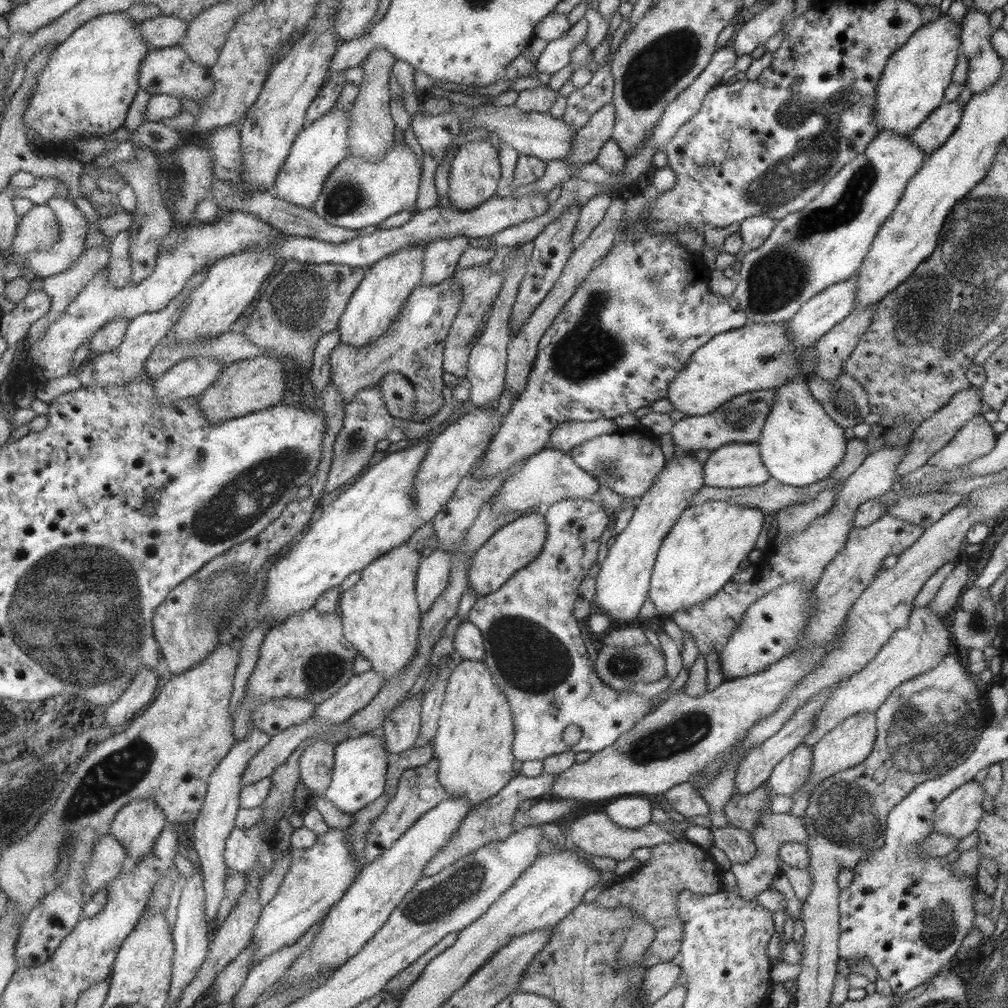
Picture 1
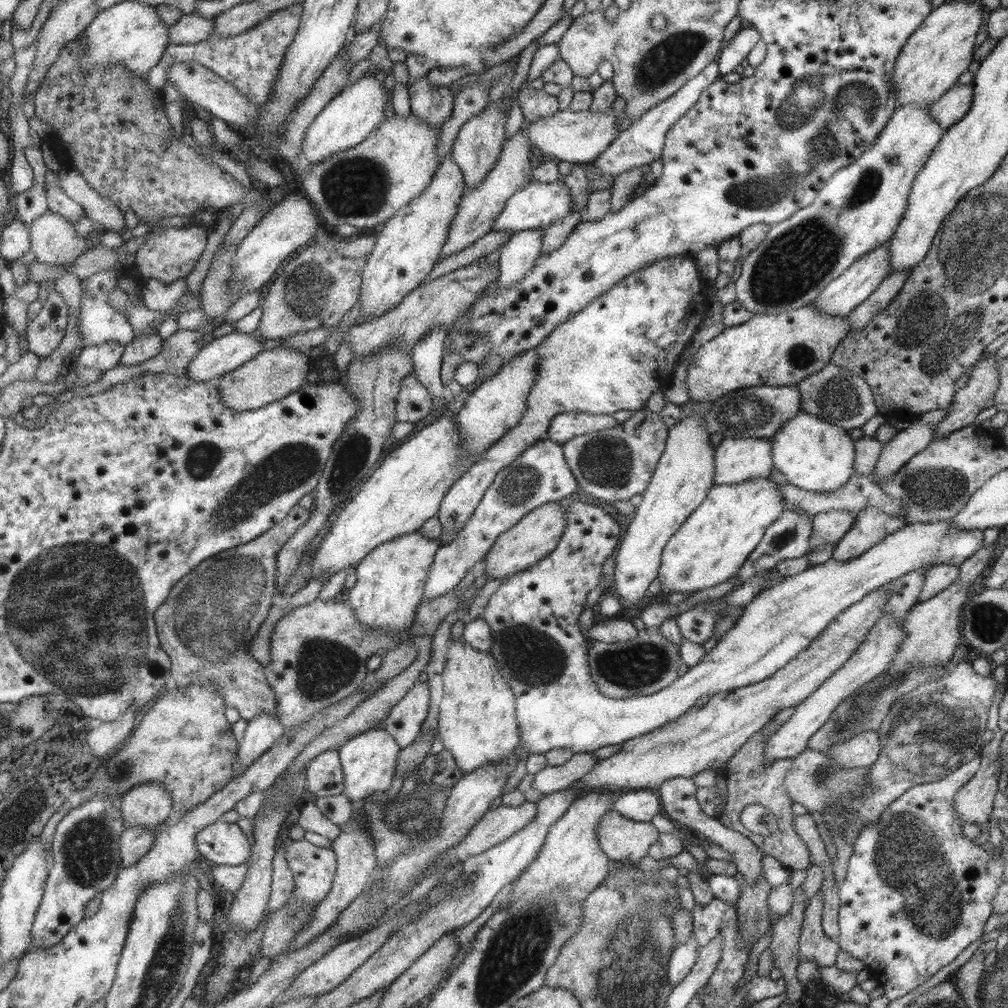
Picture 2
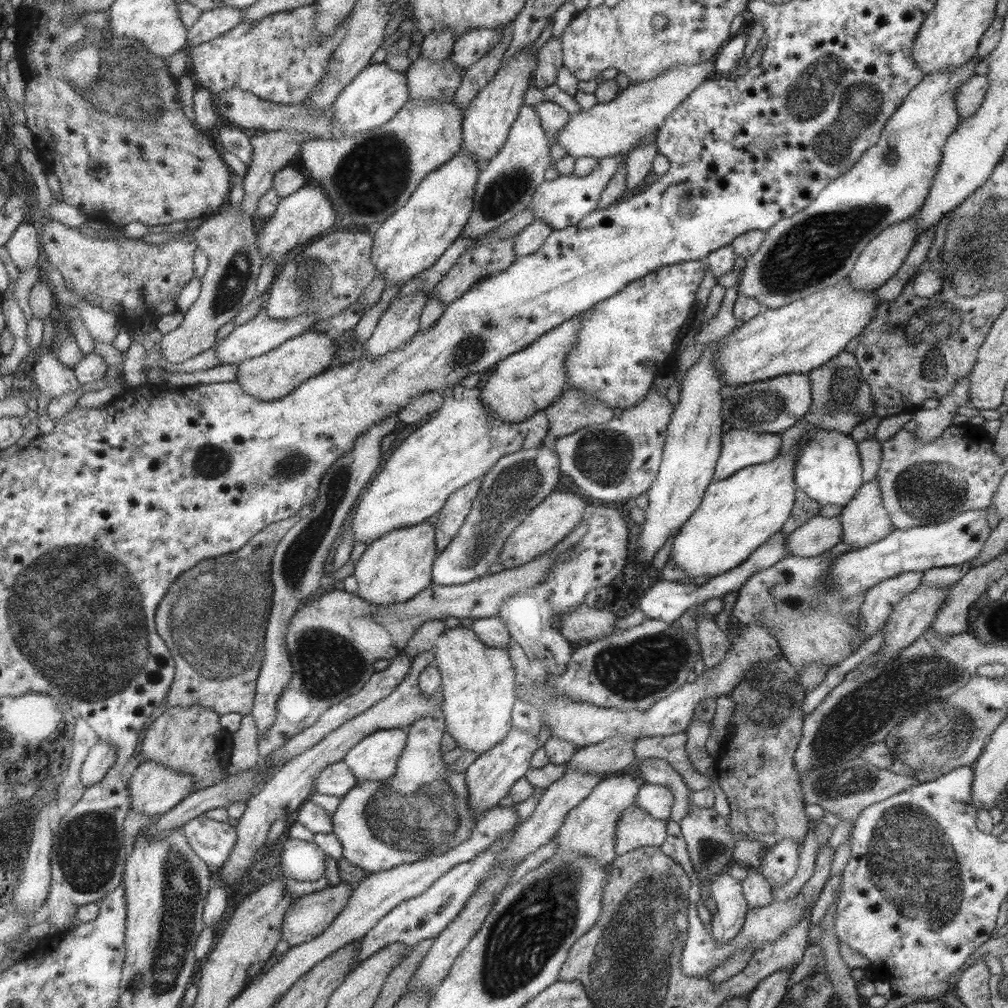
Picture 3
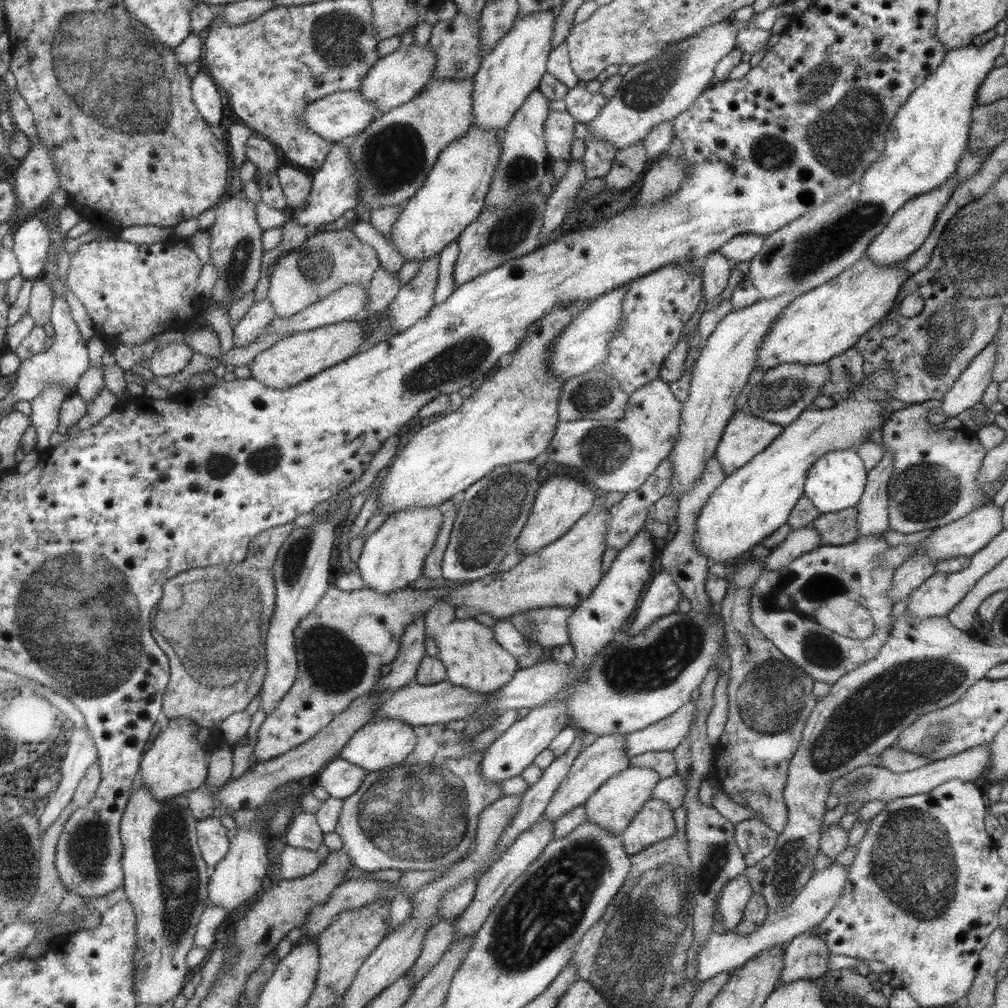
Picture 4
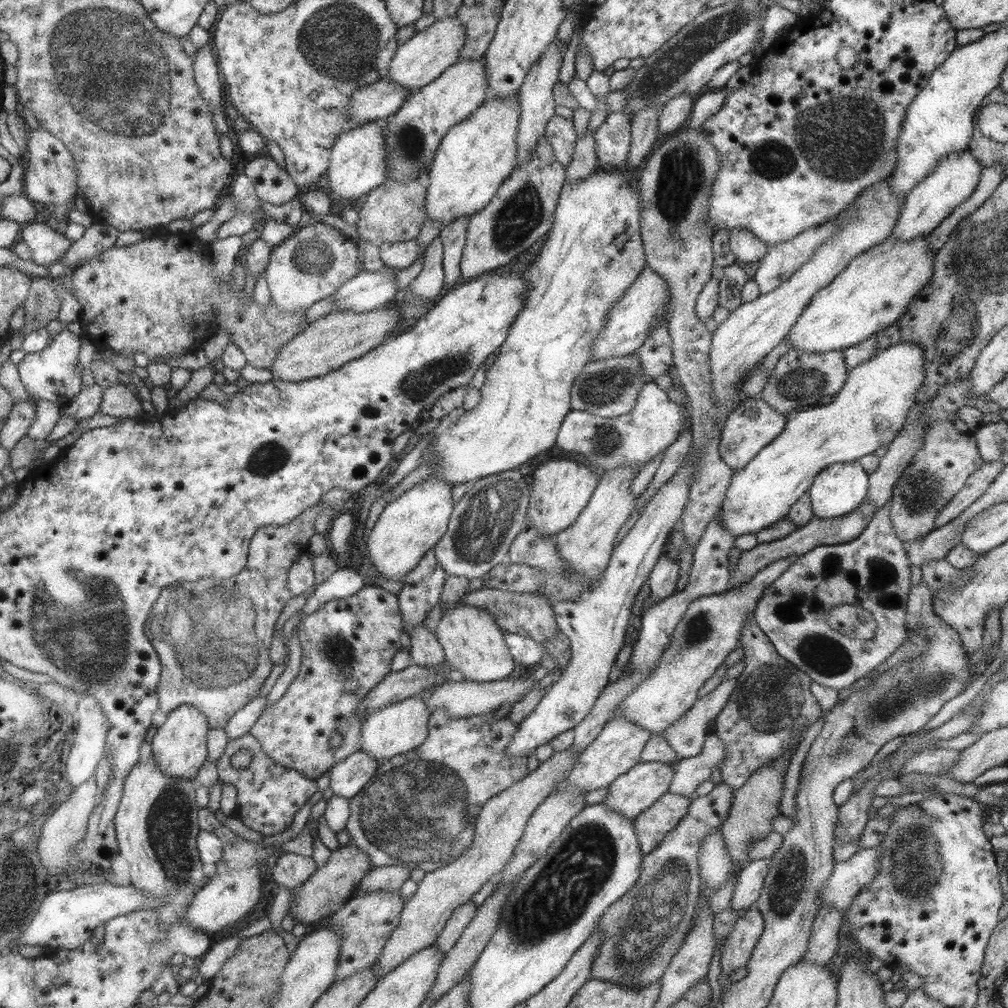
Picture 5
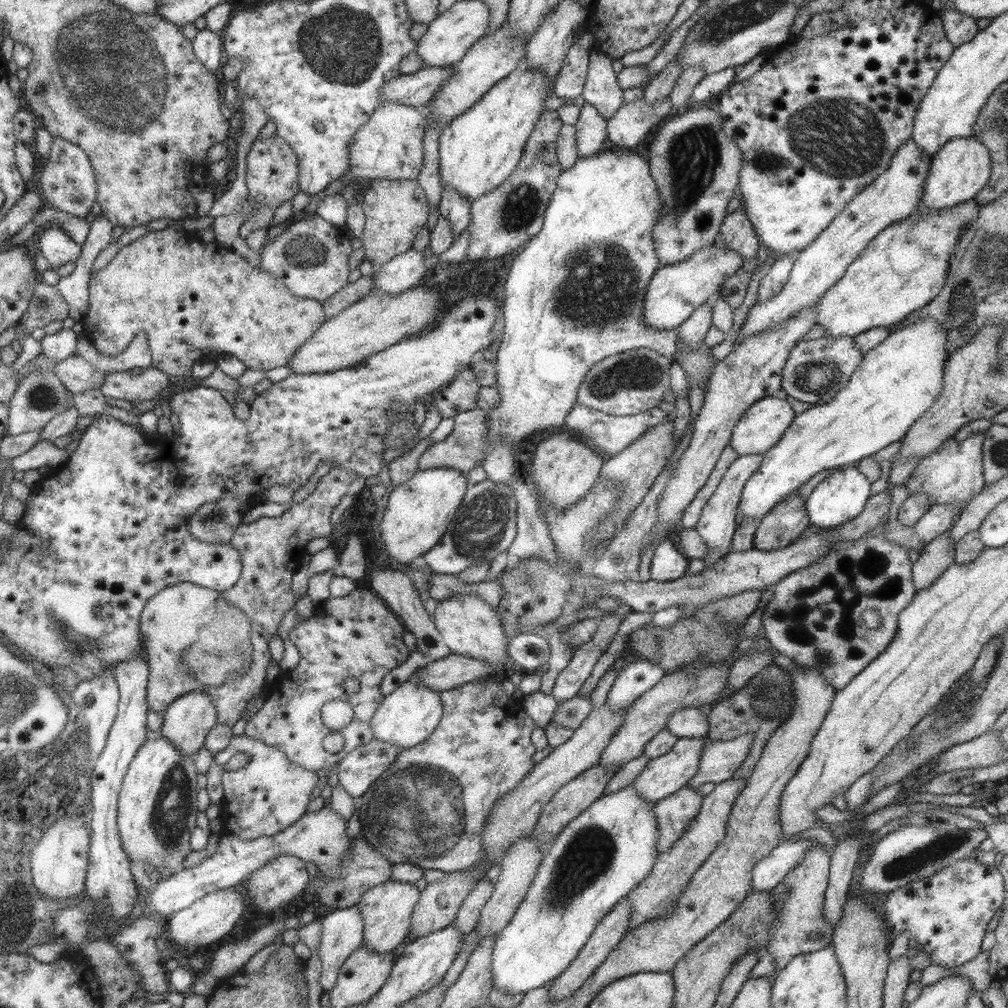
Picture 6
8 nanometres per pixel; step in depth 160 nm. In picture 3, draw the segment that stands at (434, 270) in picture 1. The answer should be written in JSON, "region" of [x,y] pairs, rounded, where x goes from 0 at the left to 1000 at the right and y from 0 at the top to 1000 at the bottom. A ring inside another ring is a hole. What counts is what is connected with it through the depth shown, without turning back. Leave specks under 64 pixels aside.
{"region":[[[519,103],[513,117],[505,129],[497,150],[489,154],[486,160],[479,162],[474,170],[470,185],[469,205],[462,223],[458,226],[457,235],[471,236],[485,230],[499,220],[503,220],[512,211],[519,209],[531,188],[540,180],[540,173],[546,162],[547,144],[541,136],[531,109]]]}

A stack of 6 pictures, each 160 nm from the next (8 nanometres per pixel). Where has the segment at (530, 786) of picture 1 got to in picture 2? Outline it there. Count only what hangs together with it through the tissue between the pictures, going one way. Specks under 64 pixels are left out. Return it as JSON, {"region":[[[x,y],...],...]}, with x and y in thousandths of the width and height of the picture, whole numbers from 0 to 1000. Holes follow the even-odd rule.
{"region":[[[572,745],[559,758],[553,760],[543,759],[540,763],[529,768],[528,781],[537,788],[544,789],[547,786],[563,782],[568,779],[573,772],[580,770],[593,753],[587,747]]]}

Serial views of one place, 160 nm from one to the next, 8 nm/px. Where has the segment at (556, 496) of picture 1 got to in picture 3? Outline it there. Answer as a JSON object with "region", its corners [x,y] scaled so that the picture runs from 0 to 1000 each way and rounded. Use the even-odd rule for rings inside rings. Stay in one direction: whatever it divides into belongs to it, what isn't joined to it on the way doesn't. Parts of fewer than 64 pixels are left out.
{"region":[[[537,441],[535,444],[516,446],[497,452],[491,460],[478,472],[477,480],[471,494],[468,496],[468,504],[457,519],[453,530],[447,535],[445,541],[438,549],[433,550],[429,559],[428,575],[438,581],[451,581],[467,577],[483,569],[487,560],[493,557],[497,544],[501,541],[502,534],[509,528],[516,516],[527,508],[547,487],[556,483],[554,478],[555,463],[552,450]]]}

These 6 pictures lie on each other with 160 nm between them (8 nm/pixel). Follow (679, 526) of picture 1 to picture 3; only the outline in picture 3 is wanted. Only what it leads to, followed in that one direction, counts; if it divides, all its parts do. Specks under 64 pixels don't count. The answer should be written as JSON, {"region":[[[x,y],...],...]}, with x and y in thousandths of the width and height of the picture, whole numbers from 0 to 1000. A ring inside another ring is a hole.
{"region":[[[795,431],[789,443],[780,449],[771,449],[764,457],[733,465],[717,476],[707,476],[699,485],[691,506],[688,506],[673,524],[665,544],[664,556],[668,556],[668,560],[672,561],[676,567],[680,567],[684,574],[697,570],[707,572],[730,563],[747,549],[747,546],[761,538],[767,530],[775,525],[787,504],[790,454],[794,447],[794,440],[802,435],[802,432]]]}

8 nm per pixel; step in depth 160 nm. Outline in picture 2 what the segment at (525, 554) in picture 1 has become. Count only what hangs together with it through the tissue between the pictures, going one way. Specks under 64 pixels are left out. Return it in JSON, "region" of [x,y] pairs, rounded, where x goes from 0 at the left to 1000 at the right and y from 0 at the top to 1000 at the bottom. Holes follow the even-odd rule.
{"region":[[[542,498],[533,502],[517,513],[505,526],[498,528],[485,544],[479,555],[479,567],[484,575],[507,572],[537,557],[546,547],[549,547],[561,526],[561,498]]]}

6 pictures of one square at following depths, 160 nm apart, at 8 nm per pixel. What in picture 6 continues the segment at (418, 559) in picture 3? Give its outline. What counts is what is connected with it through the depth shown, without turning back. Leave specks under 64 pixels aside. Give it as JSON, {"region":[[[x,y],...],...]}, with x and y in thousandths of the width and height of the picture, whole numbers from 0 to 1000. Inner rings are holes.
{"region":[[[445,463],[415,464],[406,476],[390,483],[373,519],[380,545],[386,553],[397,560],[406,560],[434,541],[465,481],[461,471]]]}

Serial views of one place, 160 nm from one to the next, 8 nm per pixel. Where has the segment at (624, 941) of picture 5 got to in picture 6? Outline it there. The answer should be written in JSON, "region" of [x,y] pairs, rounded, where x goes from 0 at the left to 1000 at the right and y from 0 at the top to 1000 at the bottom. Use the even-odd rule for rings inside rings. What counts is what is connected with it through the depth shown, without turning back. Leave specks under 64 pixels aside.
{"region":[[[740,772],[721,773],[712,776],[707,784],[696,791],[694,804],[690,811],[684,816],[678,828],[676,828],[660,845],[653,846],[648,861],[644,867],[631,879],[625,883],[620,893],[624,894],[625,912],[621,926],[626,922],[631,922],[639,915],[646,914],[650,910],[655,910],[665,904],[675,885],[684,875],[686,868],[695,859],[696,855],[713,839],[715,832],[719,829],[720,817],[726,803],[726,798],[731,791],[736,788]]]}

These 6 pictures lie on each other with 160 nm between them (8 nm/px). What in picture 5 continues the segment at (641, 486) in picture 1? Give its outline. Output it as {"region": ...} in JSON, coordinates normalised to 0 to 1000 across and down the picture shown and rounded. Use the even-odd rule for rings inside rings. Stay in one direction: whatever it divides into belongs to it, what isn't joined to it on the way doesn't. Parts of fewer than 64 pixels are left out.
{"region":[[[645,377],[637,383],[630,403],[622,411],[602,415],[566,406],[557,419],[550,440],[559,450],[580,452],[584,464],[594,473],[607,464],[615,464],[616,461],[626,463],[632,470],[635,462],[660,446],[672,435],[672,430],[682,416],[684,404],[676,405],[670,399],[664,398],[661,389]]]}

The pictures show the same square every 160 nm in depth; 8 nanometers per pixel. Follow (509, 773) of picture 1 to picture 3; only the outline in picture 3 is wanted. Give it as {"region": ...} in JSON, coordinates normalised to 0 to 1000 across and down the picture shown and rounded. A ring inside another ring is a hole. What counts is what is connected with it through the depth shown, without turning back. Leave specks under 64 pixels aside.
{"region":[[[457,621],[440,625],[431,643],[442,725],[453,741],[468,744],[473,750],[491,740],[508,721],[505,706],[513,693],[505,650],[502,645],[481,641],[469,625]]]}

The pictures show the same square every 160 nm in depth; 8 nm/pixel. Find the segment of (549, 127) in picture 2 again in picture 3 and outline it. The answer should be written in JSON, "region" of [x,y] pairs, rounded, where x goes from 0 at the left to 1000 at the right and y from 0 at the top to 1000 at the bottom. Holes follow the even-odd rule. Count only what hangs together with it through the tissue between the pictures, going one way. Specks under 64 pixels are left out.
{"region":[[[708,56],[693,63],[664,66],[658,73],[652,73],[652,77],[622,84],[622,87],[616,89],[605,101],[593,102],[585,109],[566,114],[561,126],[553,132],[549,143],[559,147],[563,154],[569,158],[602,158],[603,155],[626,150],[636,136],[650,132],[659,121],[659,117],[668,112],[670,106],[676,103],[686,90],[691,88],[695,81],[710,74],[707,60]]]}

